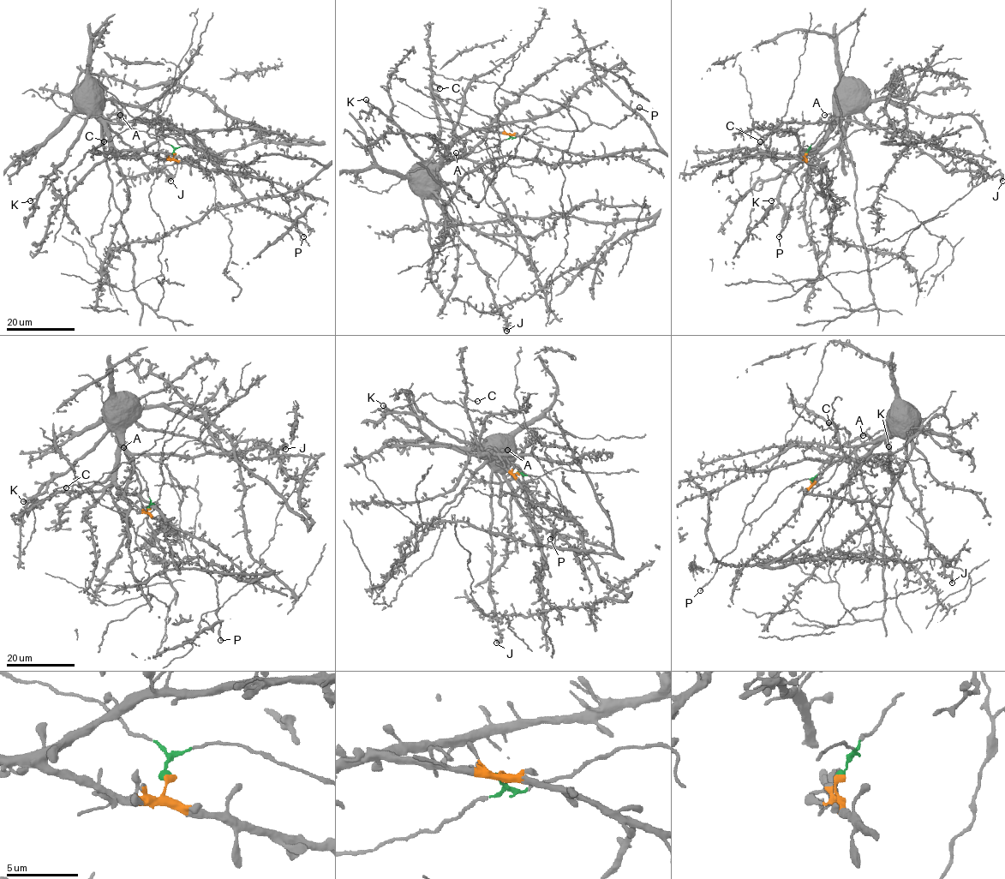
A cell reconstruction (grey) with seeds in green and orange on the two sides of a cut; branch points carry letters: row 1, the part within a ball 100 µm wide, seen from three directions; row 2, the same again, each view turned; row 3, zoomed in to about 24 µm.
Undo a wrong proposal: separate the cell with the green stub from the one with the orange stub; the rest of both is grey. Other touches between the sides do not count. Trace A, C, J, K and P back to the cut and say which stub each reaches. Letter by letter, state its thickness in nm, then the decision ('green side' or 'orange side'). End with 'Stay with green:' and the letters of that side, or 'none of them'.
A: 280 nm | green side
C: 200 nm | orange side
J: 380 nm | orange side
K: 380 nm | orange side
P: 260 nm | green side
Stay with green: A, P

